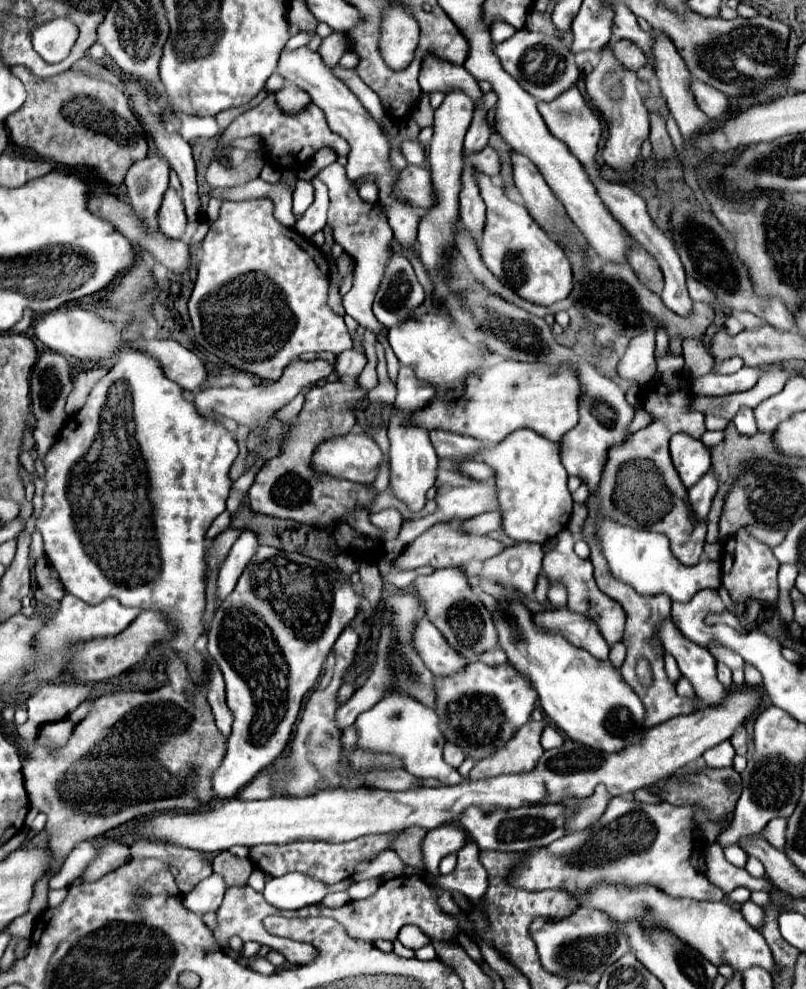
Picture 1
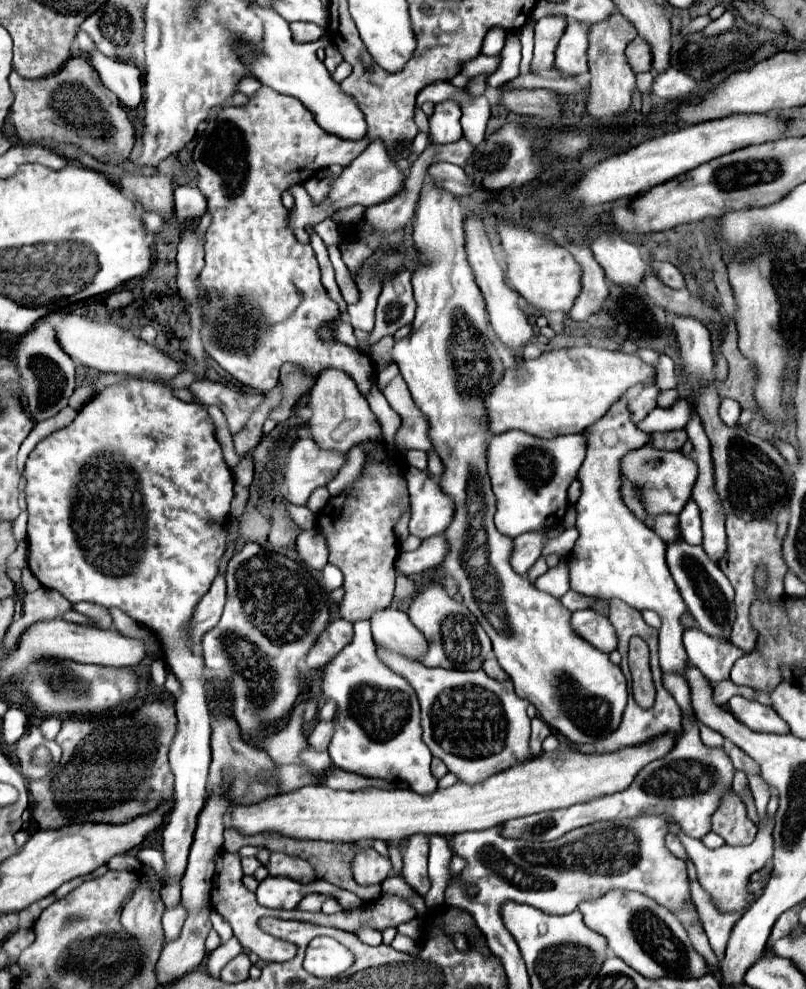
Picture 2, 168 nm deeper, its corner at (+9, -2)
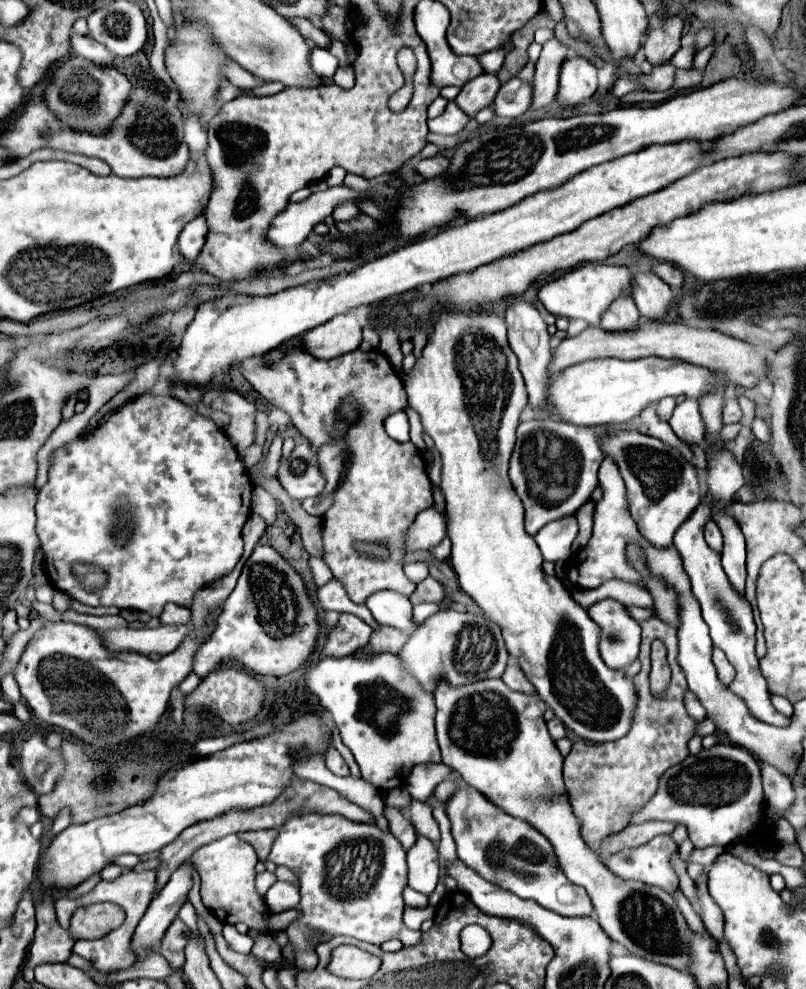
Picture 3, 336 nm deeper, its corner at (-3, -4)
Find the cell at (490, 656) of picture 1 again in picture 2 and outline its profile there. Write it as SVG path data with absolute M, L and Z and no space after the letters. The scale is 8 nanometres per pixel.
M488 658L484 664L482 664L482 670L490 676L490 678L494 678L494 680L508 680L508 674L500 668L500 664L498 664L498 660L496 658Z

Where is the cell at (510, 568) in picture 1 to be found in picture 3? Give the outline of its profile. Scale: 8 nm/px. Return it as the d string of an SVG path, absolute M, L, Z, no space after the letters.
M564 516L562 520L546 524L534 538L536 544L542 550L544 560L558 562L558 560L568 560L572 556L572 542L578 534L578 522L576 516Z

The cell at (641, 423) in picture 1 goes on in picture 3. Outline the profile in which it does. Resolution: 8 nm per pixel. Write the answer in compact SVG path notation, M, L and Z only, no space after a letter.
M684 400L682 404L678 404L668 424L672 426L674 434L684 442L700 444L704 440L706 428L702 424L702 416L696 400Z

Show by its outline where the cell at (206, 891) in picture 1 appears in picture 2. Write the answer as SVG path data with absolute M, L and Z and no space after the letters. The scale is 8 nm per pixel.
M182 902L176 904L176 906L168 906L164 910L162 926L164 926L164 932L166 932L166 942L178 938L182 922L186 922L186 908L182 906Z

